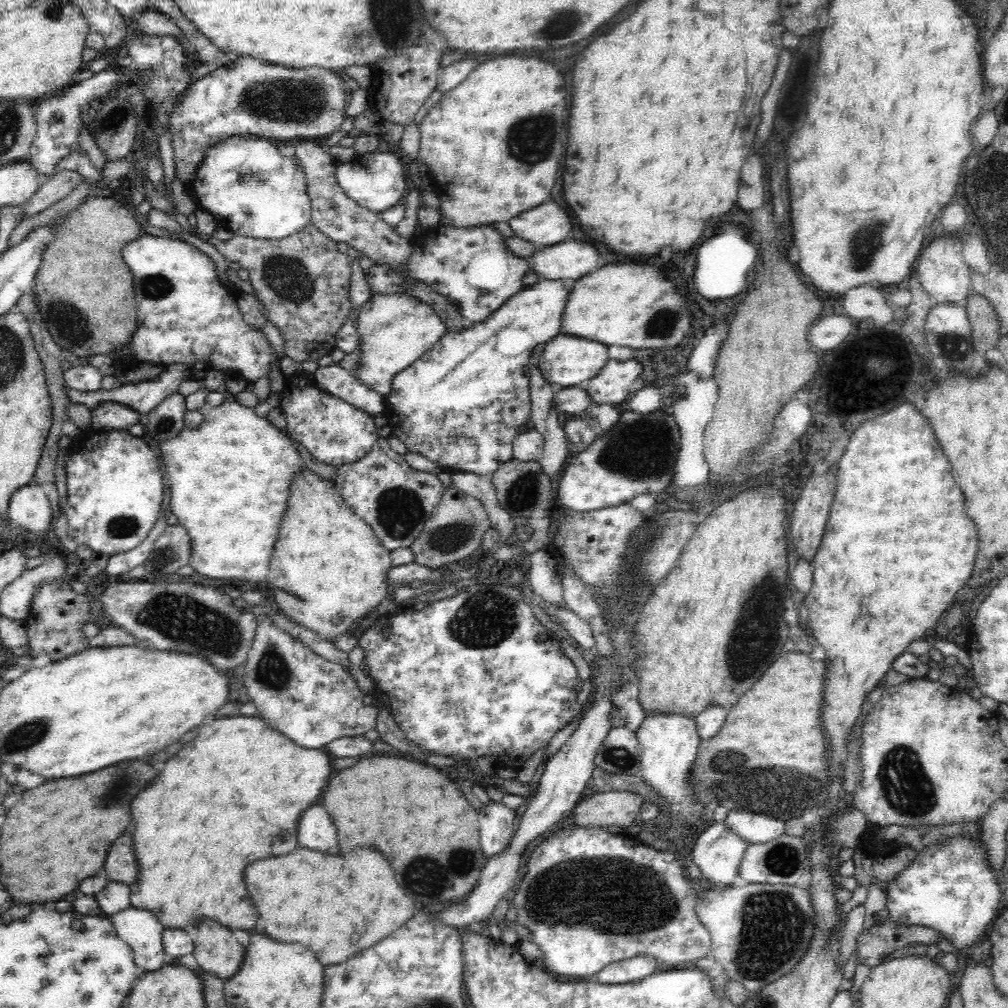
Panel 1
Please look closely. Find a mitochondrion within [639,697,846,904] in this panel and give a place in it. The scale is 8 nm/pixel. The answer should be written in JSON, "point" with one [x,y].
{"point":[782,860]}

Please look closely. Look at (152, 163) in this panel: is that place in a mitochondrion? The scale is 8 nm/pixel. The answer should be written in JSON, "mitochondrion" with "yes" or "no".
{"mitochondrion":"no"}

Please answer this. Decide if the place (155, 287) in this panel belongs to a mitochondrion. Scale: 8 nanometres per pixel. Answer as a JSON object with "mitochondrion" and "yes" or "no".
{"mitochondrion":"yes"}

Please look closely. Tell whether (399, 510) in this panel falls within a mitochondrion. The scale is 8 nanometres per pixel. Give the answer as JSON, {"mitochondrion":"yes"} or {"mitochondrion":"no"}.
{"mitochondrion":"yes"}

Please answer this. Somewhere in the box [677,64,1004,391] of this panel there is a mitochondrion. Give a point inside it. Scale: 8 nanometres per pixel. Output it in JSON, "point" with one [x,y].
{"point":[865,241]}

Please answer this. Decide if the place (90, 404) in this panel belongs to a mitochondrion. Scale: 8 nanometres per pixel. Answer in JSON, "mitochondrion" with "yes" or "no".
{"mitochondrion":"no"}

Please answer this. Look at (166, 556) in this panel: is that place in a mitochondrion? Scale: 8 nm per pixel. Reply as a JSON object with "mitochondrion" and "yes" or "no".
{"mitochondrion":"yes"}

